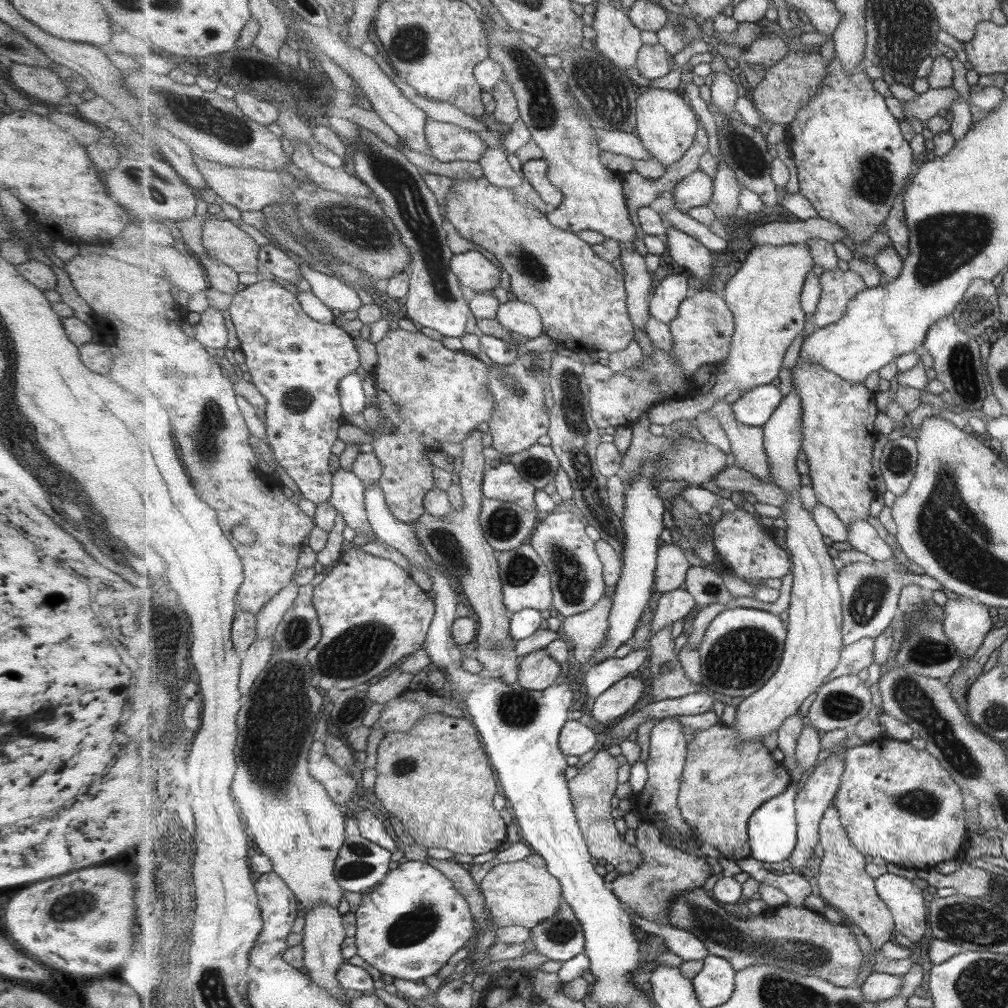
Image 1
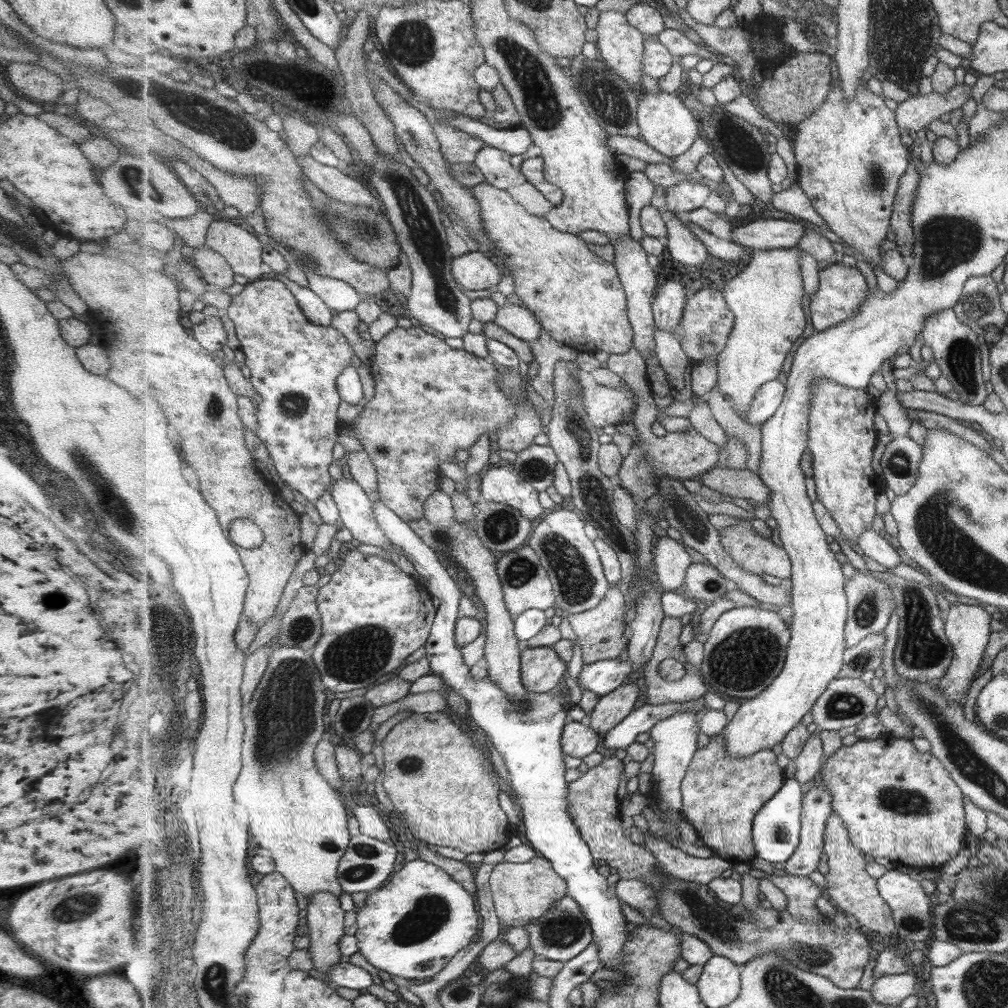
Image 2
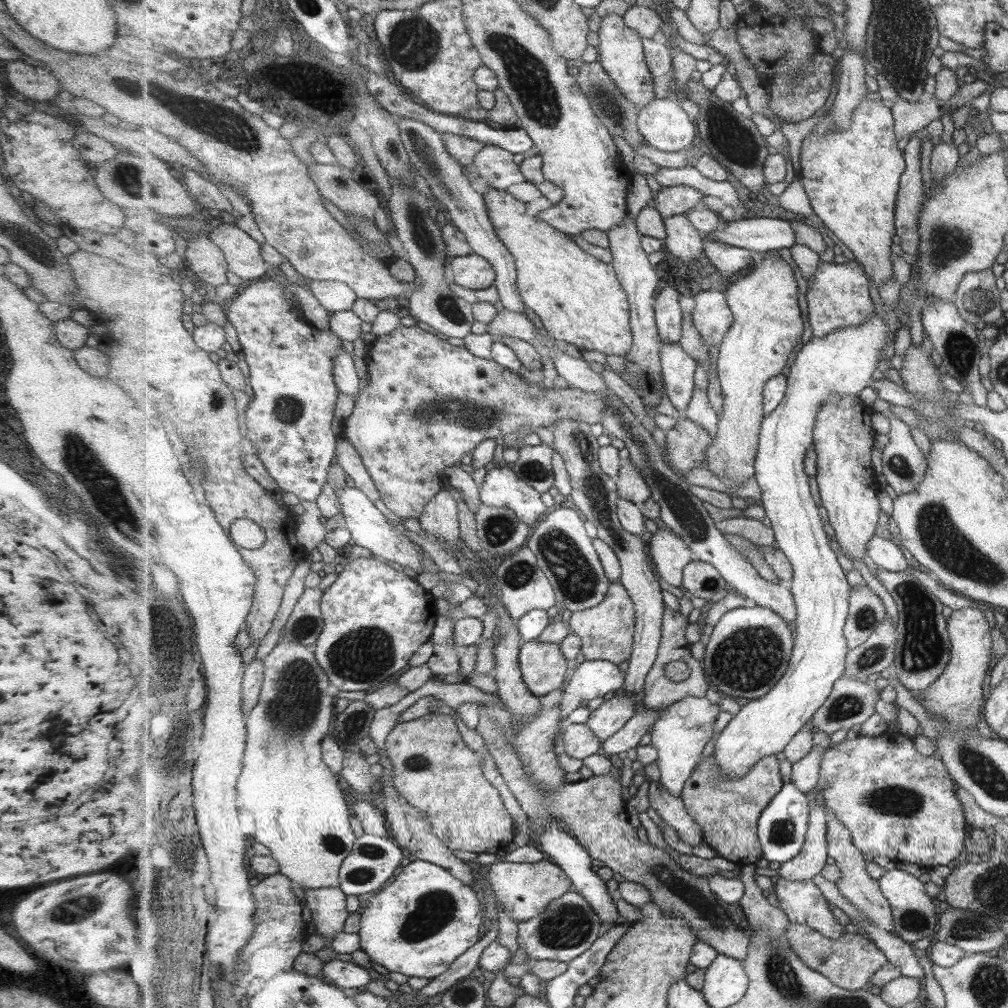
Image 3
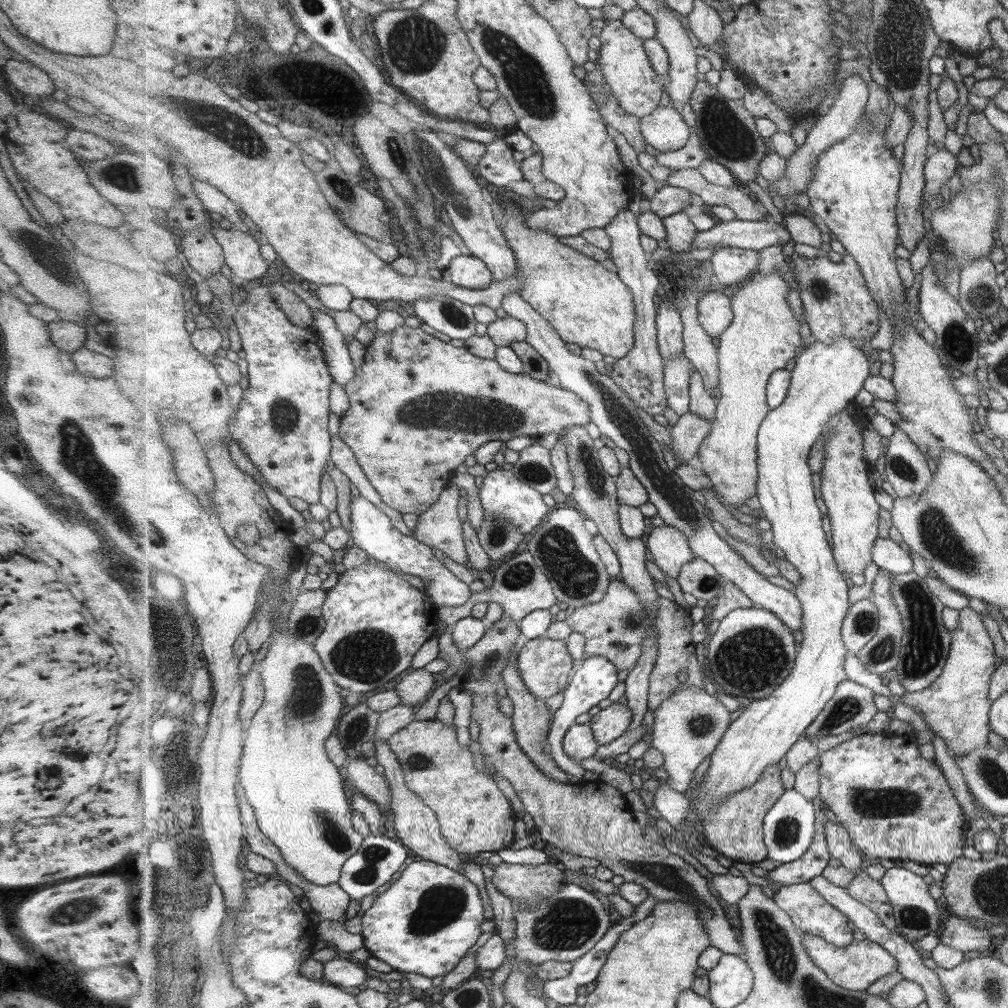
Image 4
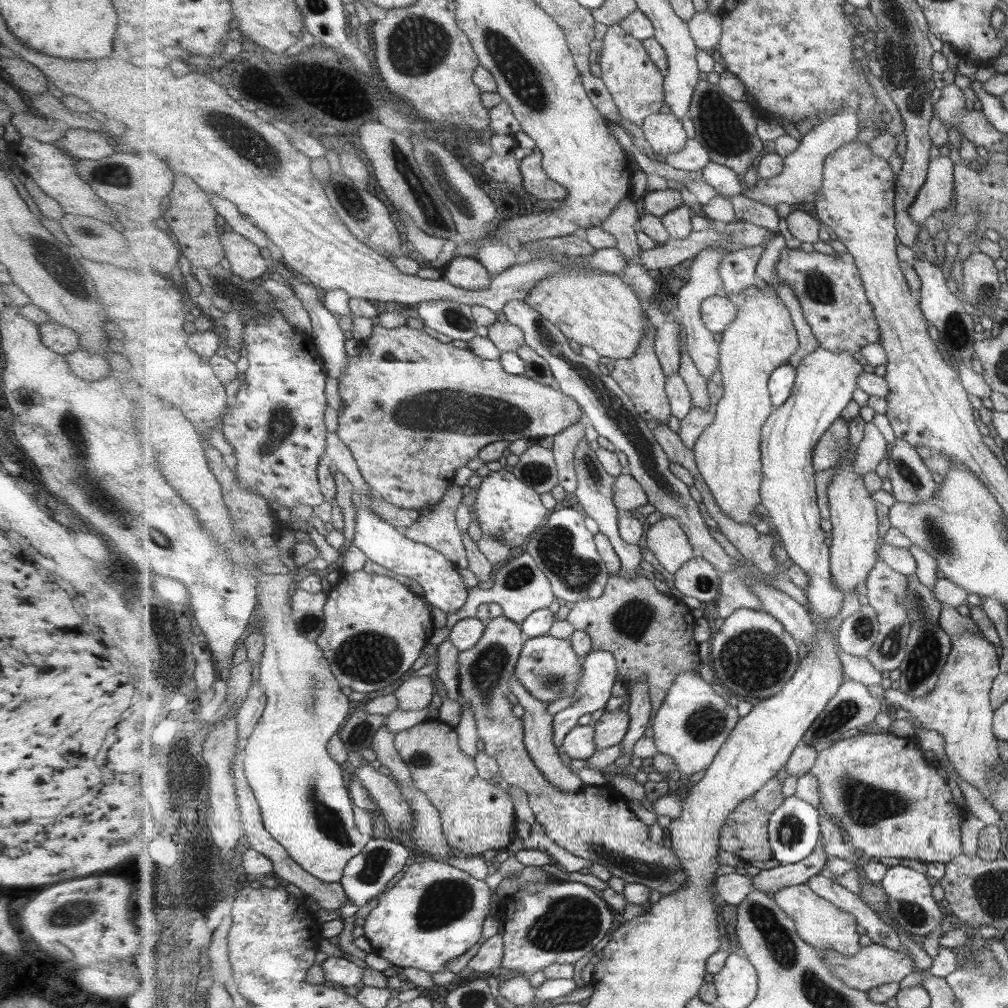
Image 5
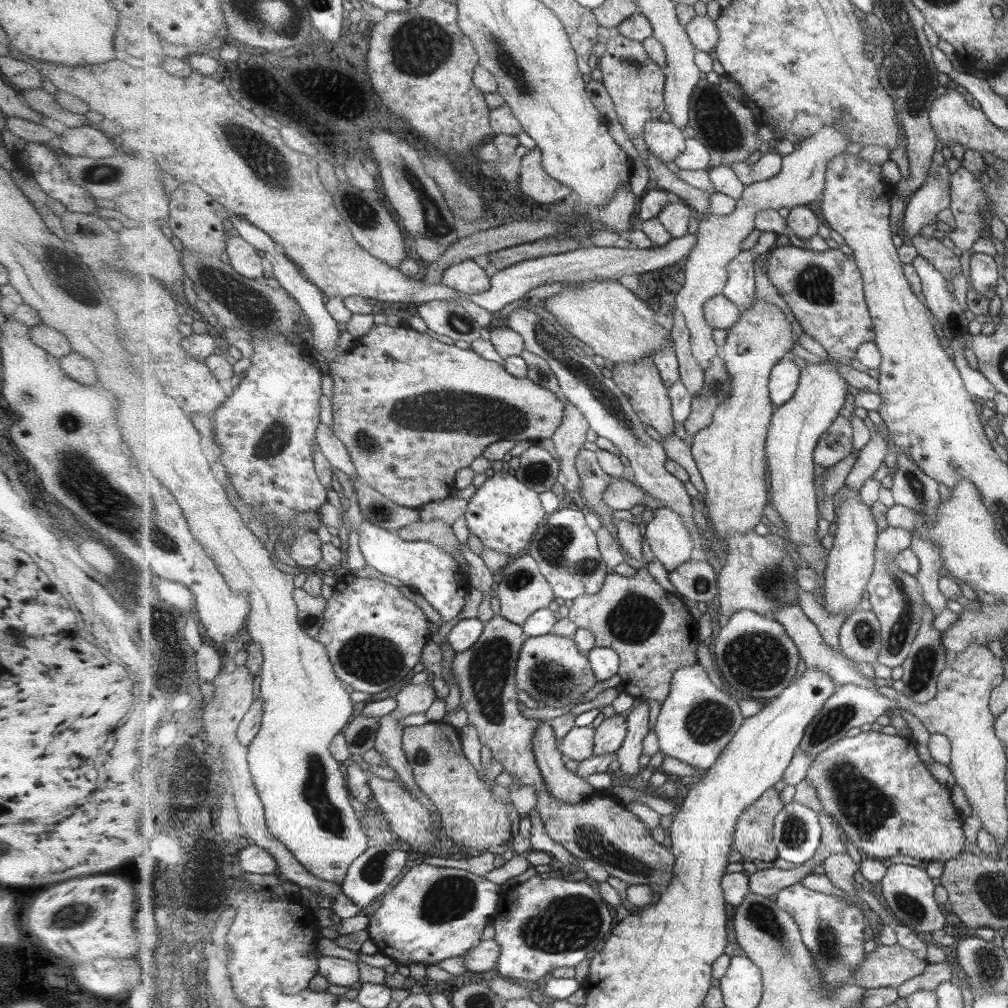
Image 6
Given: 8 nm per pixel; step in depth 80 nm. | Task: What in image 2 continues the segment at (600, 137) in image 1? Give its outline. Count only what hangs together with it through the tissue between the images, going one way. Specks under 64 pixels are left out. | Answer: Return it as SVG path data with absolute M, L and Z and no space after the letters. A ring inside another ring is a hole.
M621 135L609 136L610 149L615 152L615 155L631 155L632 157L640 158L650 164L663 163L674 164L676 157L665 156L658 150L655 150L649 144L646 144L641 138L635 139Z

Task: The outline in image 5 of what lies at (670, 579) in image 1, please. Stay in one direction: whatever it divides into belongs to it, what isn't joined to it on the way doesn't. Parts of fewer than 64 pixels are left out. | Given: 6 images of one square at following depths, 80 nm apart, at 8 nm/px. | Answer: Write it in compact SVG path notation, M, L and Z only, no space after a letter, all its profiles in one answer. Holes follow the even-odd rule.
M662 516L659 521L647 529L646 546L658 562L670 574L693 558L693 546L679 521Z

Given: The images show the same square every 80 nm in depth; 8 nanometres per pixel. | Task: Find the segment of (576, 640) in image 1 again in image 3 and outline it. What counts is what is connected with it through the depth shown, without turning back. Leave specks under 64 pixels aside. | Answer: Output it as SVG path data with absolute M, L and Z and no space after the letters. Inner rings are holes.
M620 581L612 583L607 598L599 606L573 612L570 618L571 632L582 638L585 660L606 660L619 666L632 659L636 626L637 612L632 595Z

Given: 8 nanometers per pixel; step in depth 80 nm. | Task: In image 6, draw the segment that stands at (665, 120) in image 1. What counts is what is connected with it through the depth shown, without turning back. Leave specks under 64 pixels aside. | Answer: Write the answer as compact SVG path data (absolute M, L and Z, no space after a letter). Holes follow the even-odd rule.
M649 121L645 128L644 141L653 157L660 158L667 166L672 166L687 148L684 132L673 122Z

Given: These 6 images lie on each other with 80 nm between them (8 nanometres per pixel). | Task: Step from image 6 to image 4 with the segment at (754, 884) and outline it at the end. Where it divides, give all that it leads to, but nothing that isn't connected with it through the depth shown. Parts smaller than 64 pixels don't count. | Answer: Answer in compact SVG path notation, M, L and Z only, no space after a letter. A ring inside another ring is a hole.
M824 826L818 827L816 840L812 844L812 848L808 850L799 860L781 864L769 871L764 878L769 880L769 885L781 884L795 885L805 882L811 882L820 874L825 872L825 868L830 865L830 850L828 849L828 842L826 839Z

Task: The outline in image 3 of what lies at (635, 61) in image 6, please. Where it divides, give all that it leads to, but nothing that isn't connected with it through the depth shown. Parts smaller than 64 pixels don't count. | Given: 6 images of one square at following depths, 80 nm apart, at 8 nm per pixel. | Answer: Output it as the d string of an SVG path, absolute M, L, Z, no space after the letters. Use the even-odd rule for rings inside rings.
M611 14L603 18L603 25L598 36L600 45L598 46L598 60L609 74L609 77L616 82L619 90L641 111L649 106L656 98L655 86L653 86L652 71L644 52L644 39L625 23L624 16Z

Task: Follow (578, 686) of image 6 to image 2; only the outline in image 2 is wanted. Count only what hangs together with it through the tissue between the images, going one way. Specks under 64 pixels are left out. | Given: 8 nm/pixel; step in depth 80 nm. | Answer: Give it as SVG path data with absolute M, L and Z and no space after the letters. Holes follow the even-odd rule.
M554 645L522 649L522 678L524 685L527 690L537 694L551 692L563 680L563 676L567 672L567 663L554 649Z

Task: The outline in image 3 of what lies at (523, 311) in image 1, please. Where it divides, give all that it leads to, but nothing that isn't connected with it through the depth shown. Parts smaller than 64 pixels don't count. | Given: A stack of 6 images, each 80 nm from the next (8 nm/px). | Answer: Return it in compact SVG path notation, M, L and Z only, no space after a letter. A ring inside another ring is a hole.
M504 309L487 325L487 332L493 335L494 342L502 341L504 336L513 336L534 344L534 328L535 323L527 315Z

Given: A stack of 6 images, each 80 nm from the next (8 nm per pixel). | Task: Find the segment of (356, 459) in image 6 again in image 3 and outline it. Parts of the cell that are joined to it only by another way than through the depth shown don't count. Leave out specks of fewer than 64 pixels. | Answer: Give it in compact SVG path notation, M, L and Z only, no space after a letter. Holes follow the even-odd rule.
M414 324L411 327L399 326L397 330L383 336L376 337L376 341L369 347L366 355L367 372L369 375L368 383L360 388L358 395L354 399L354 409L352 414L344 420L344 432L342 437L350 440L352 445L360 452L361 458L365 460L365 467L369 469L369 475L373 477L375 485L381 494L384 504L392 512L397 513L401 518L419 518L423 514L425 507L429 505L447 485L446 470L453 466L459 466L461 458L465 454L472 453L477 446L484 440L494 438L504 438L508 434L515 434L523 430L530 424L532 428L539 426L555 426L558 420L567 420L568 418L576 418L581 422L589 422L595 424L600 422L604 410L608 407L608 400L602 394L587 392L575 387L567 387L563 389L544 389L538 383L525 382L519 374L501 366L501 363L486 358L479 358L470 353L470 350L464 344L463 346L453 346L446 340L439 339L435 334L430 334L422 330Z

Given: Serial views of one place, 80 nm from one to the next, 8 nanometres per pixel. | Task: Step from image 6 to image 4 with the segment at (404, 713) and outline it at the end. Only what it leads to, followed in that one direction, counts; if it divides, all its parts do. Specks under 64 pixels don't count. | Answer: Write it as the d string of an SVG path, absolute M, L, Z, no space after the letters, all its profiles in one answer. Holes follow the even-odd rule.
M421 668L402 677L395 689L402 698L402 704L416 709L429 698L436 686L433 673Z

